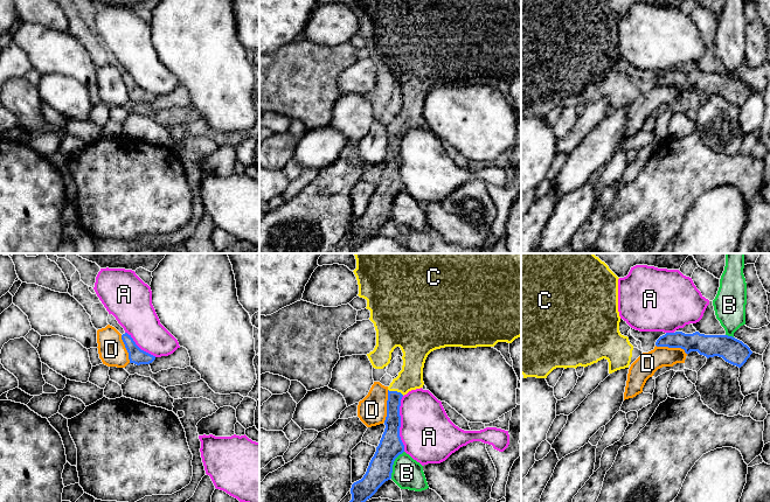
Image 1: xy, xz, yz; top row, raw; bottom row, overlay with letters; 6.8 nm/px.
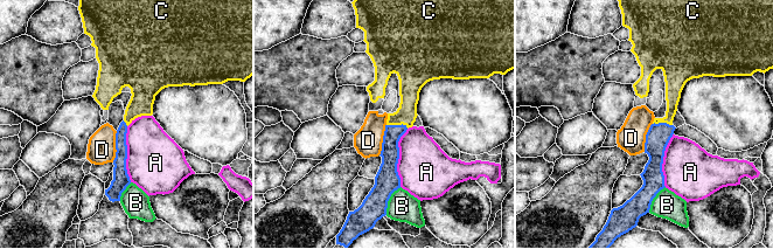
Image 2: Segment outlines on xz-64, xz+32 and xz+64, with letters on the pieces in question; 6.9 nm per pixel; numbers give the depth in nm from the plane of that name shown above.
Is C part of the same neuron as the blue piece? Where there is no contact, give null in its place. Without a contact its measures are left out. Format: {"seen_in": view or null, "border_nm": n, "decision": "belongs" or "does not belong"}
{"seen_in": "xz", "border_nm": 120, "decision": "belongs"}

